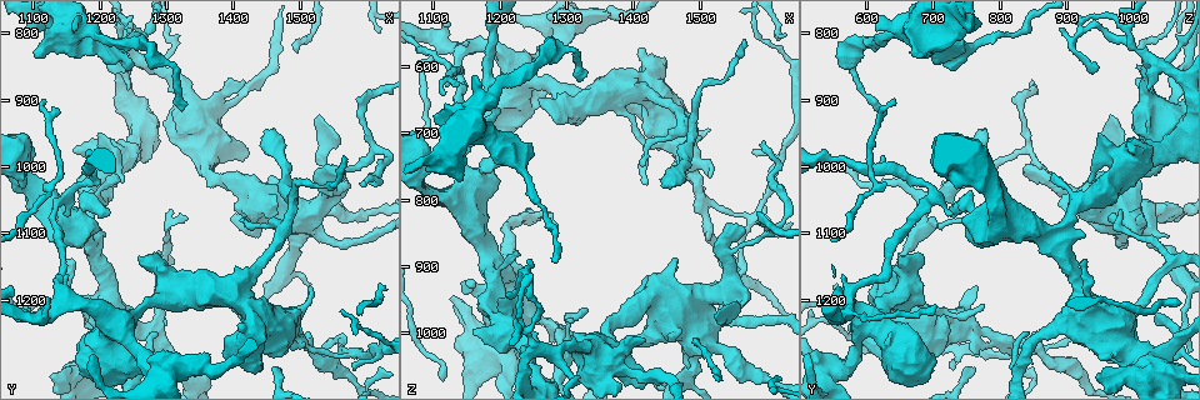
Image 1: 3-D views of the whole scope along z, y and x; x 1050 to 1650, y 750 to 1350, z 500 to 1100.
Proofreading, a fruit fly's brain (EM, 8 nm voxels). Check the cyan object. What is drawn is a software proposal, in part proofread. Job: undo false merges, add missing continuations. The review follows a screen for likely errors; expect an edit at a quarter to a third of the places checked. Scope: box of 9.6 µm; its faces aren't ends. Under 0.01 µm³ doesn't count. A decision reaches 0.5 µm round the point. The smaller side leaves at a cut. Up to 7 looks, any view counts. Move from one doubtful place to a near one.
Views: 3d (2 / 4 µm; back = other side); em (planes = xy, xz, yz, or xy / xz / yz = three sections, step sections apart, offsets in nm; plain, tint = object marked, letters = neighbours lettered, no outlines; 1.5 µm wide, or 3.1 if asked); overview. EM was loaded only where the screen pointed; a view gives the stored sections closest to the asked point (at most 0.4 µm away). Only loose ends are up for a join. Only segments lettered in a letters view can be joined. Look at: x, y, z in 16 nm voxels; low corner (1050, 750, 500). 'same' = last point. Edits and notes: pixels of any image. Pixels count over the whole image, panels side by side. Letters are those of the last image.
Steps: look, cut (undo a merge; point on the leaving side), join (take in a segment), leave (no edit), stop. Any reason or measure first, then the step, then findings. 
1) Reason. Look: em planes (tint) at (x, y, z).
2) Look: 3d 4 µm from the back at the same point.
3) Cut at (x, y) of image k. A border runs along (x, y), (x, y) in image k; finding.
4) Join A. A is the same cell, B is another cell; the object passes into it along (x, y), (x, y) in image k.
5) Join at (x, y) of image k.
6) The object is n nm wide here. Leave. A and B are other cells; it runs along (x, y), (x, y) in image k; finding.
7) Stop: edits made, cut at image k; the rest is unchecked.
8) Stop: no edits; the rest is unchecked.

Calibre changes. Look: em planes (tint) at (1165, 1200, 930).

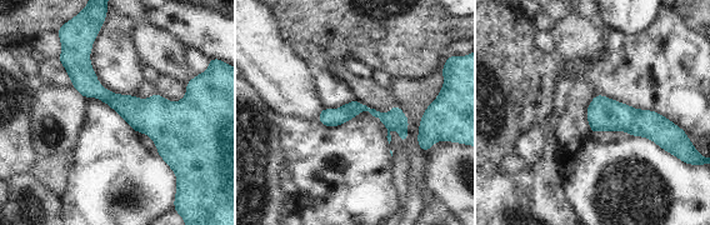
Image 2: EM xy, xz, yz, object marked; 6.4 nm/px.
Look: em planes (letters) at the same point.

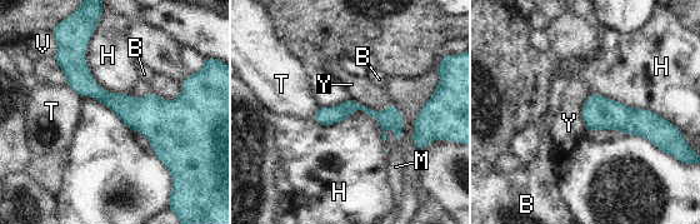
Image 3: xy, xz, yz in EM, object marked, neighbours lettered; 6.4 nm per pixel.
Leave. B, H, M, T, V and Y are other cells; a border runs along (350, 98), (378, 112), (390, 103) in image 3; continuous, no second cell.

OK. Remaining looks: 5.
Free end. Look: 3d 2 µm at (1195, 950, 945).

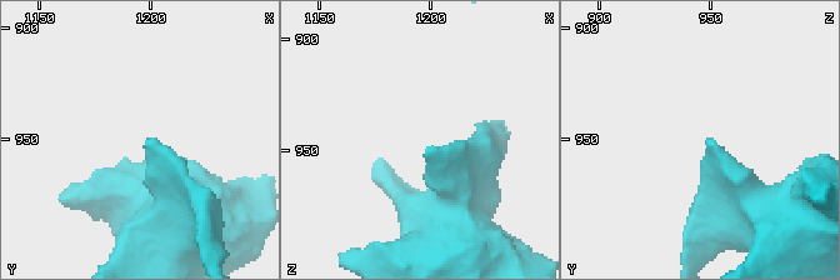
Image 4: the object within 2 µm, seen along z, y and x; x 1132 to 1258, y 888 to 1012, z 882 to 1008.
Look: em planes (tint) at (1199, 949, 948).

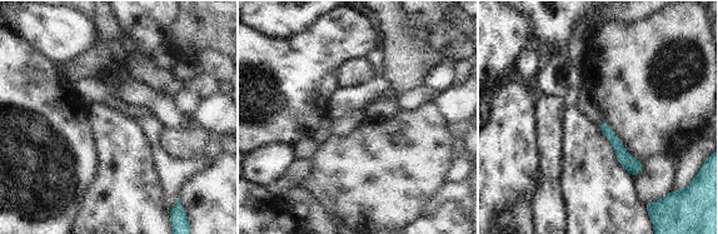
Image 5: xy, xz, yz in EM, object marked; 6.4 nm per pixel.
Look: em planes (letters) at the same point.

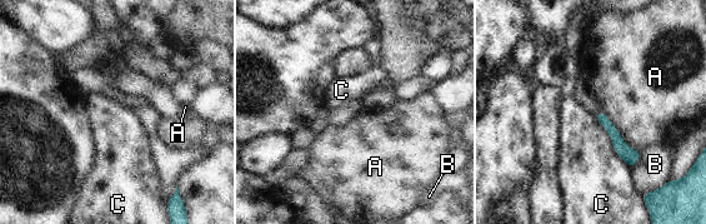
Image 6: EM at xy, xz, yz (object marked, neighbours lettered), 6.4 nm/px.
The longest contact is with C, 420 nm. Leave. A, B and C are other cells; no lettered segment goes on from it.

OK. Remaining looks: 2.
Tapers out. Look: em yz step 4 (tint) at (1565, 990, 565).

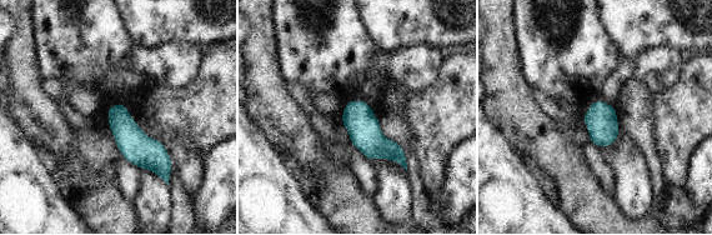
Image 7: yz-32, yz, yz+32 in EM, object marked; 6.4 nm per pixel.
Look: em planes (letters) at the same point.

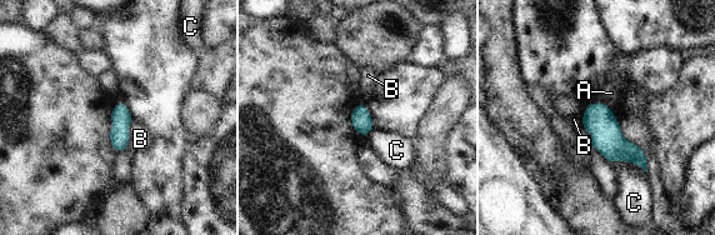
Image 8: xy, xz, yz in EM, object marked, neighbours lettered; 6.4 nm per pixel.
Leave. A, B and C are other cells; a border runs along (131, 119), (128, 126), (128, 144) in image 8; no lettered segment goes on from it.

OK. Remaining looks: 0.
Stop: no edits; the rest is unchecked.

